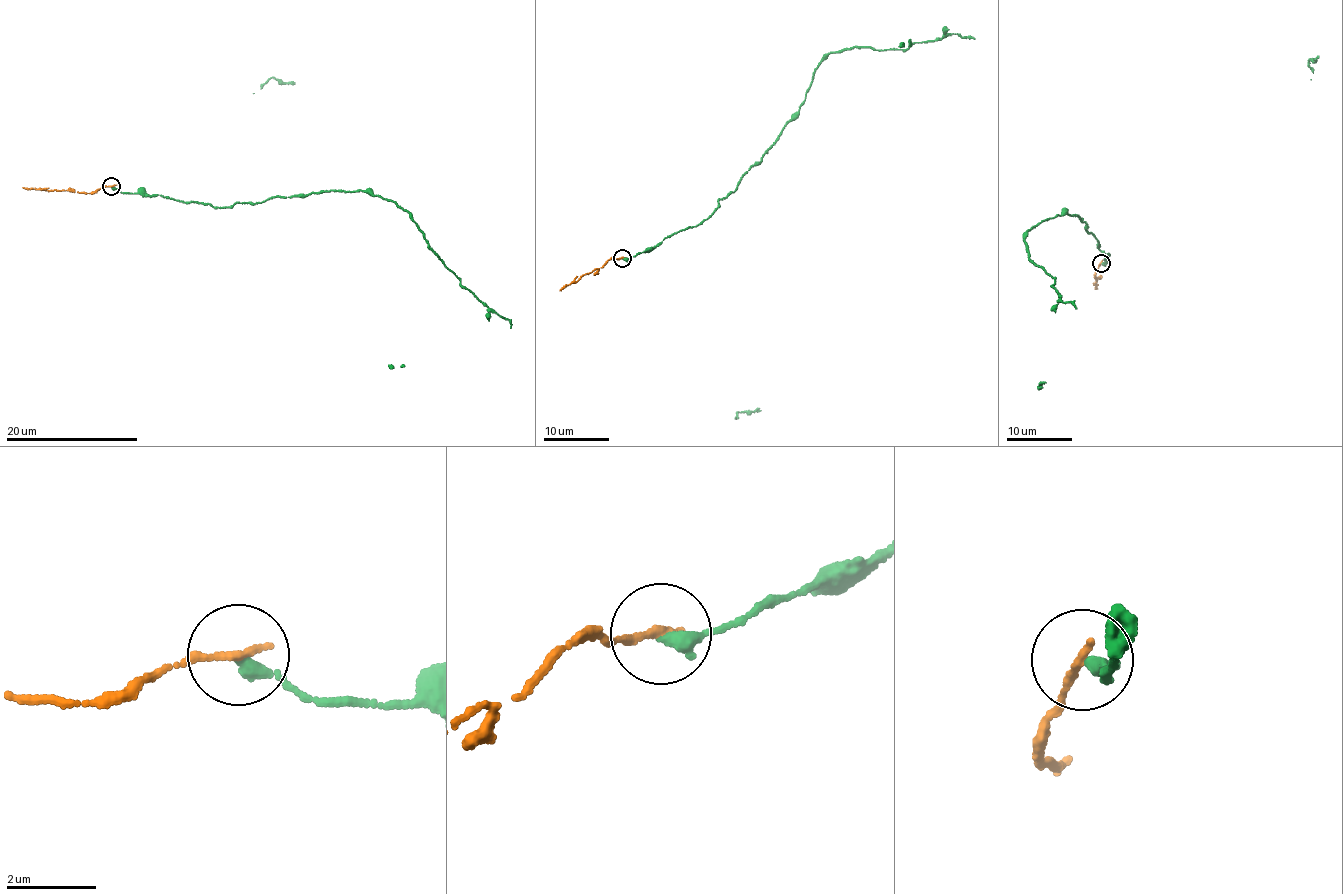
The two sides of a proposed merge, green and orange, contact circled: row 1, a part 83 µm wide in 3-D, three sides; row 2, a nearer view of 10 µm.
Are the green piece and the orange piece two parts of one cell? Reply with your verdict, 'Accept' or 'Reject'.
Accept

